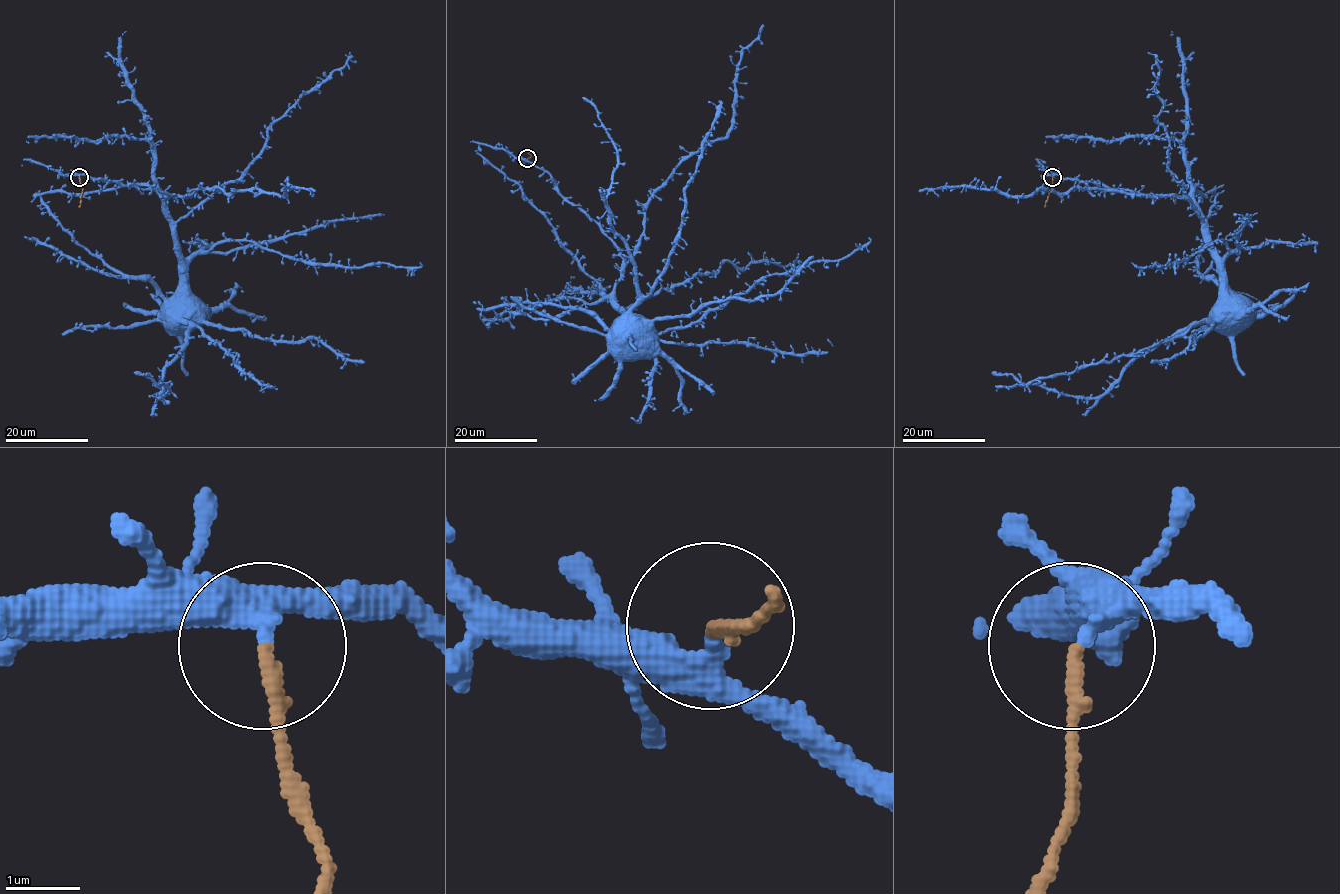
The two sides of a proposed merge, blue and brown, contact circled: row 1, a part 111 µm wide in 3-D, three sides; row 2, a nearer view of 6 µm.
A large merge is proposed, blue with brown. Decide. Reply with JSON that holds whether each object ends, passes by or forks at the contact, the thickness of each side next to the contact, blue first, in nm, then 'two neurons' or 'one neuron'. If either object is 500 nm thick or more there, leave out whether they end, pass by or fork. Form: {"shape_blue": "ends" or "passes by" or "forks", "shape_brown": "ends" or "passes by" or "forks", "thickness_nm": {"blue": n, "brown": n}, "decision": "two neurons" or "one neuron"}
{"shape_blue": "passes by", "shape_brown": "ends", "thickness_nm": {"blue": 280, "brown": 170}, "decision": "two neurons"}

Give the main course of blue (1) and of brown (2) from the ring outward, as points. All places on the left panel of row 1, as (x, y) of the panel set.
1: (79, 176), (130, 182), (175, 195), (165, 200), (165, 211), (172, 220), (181, 276), (181, 323), (185, 327)
2: (79, 176), (82, 191), (79, 207)

